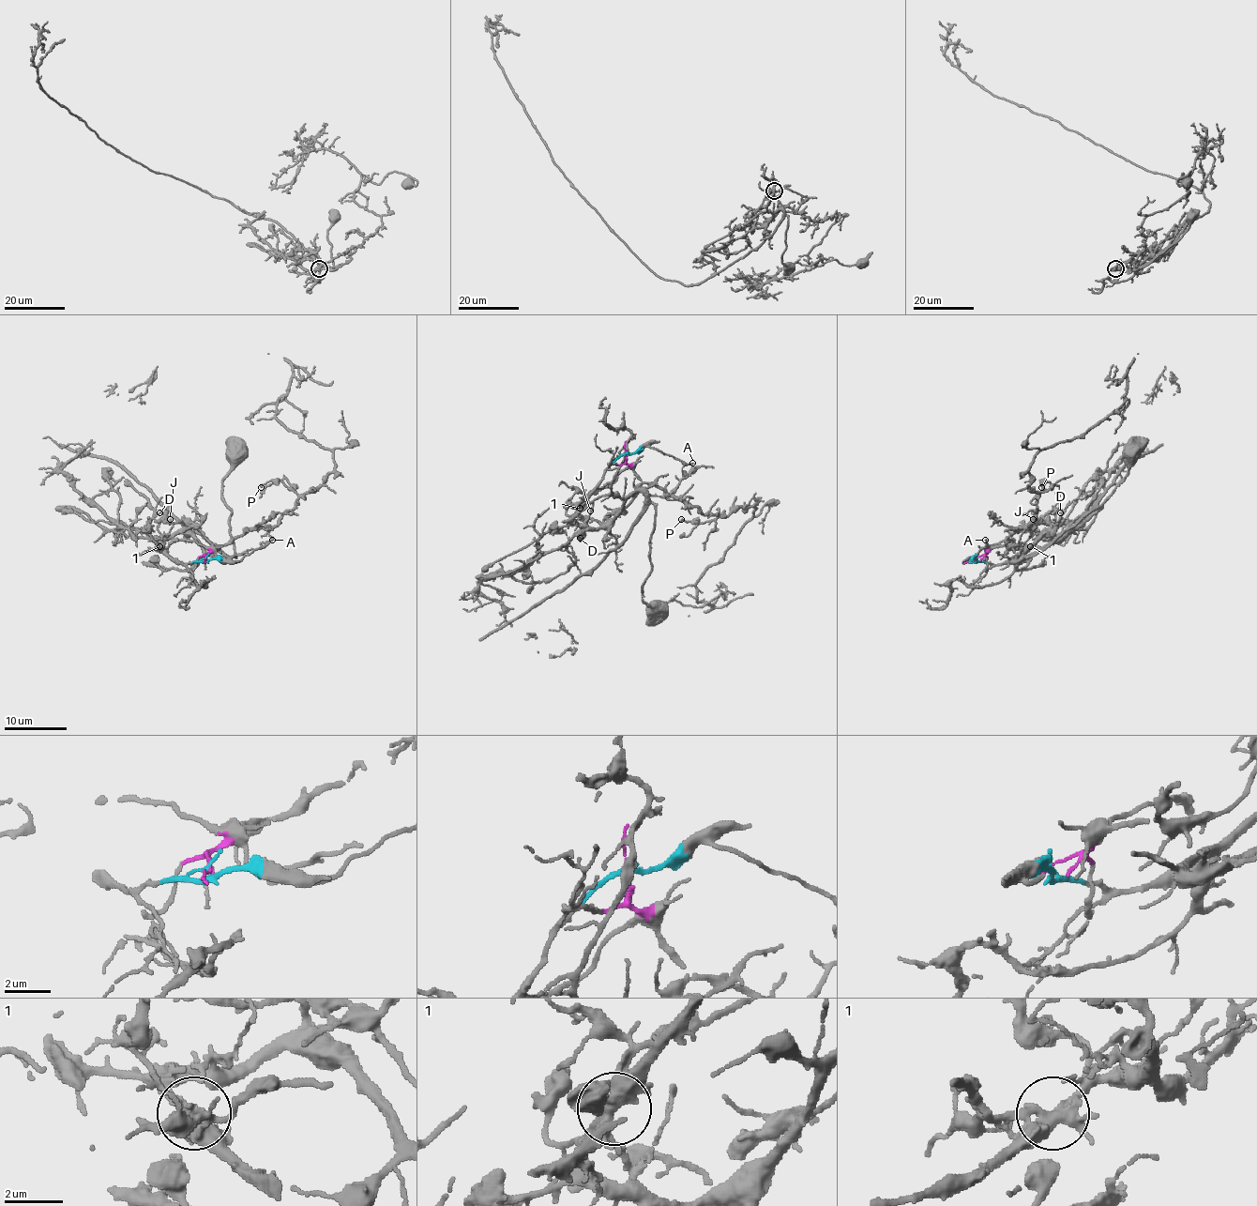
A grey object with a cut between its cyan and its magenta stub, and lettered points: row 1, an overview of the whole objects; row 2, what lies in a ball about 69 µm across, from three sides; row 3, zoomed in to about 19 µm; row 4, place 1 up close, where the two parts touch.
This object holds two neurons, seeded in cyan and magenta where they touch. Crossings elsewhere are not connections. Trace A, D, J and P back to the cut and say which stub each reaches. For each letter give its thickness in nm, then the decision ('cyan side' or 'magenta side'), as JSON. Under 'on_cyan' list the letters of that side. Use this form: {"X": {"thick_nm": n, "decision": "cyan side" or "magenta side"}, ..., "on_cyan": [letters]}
{"A": {"thick_nm": 120, "decision": "cyan side"}, "D": {"thick_nm": 80, "decision": "cyan side"}, "J": {"thick_nm": 80, "decision": "cyan side"}, "P": {"thick_nm": 130, "decision": "magenta side"}, "on_cyan": ["A", "D", "J"]}

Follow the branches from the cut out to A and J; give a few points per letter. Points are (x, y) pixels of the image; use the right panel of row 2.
A: (976, 558), (969, 560), (986, 544), (985, 540)
J: (976, 558), (992, 565), (1013, 561), (1041, 533), (1027, 524), (1034, 519)

